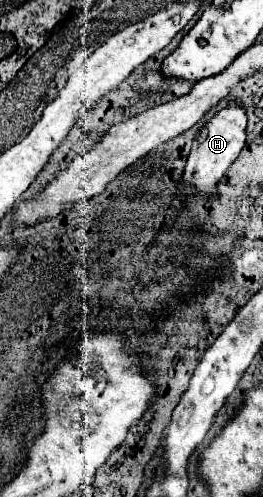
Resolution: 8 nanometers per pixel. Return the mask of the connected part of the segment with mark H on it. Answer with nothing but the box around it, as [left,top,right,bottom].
[183,99,247,195]

